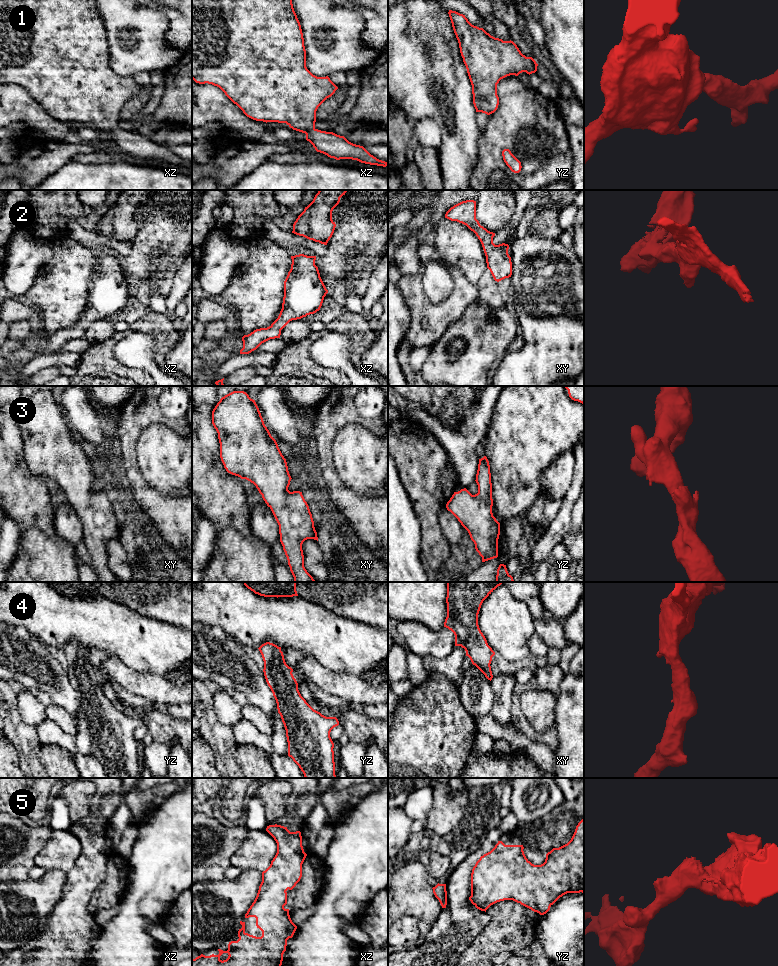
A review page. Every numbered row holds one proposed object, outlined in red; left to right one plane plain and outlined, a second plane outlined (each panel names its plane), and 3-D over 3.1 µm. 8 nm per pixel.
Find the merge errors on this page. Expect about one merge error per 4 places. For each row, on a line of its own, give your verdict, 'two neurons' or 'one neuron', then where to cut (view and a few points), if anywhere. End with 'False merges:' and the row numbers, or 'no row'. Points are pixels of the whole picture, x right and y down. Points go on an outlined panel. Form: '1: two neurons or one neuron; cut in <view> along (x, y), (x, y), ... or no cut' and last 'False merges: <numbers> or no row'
1: one neuron; no cut
2: one neuron; no cut
3: one neuron; no cut
4: one neuron; no cut
5: one neuron; no cut
False merges: no row

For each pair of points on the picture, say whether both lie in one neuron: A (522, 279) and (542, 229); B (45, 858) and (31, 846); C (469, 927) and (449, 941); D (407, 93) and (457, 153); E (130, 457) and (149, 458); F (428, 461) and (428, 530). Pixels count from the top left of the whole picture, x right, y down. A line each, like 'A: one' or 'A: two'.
A: two
B: two
C: one
D: one
E: two
F: one

